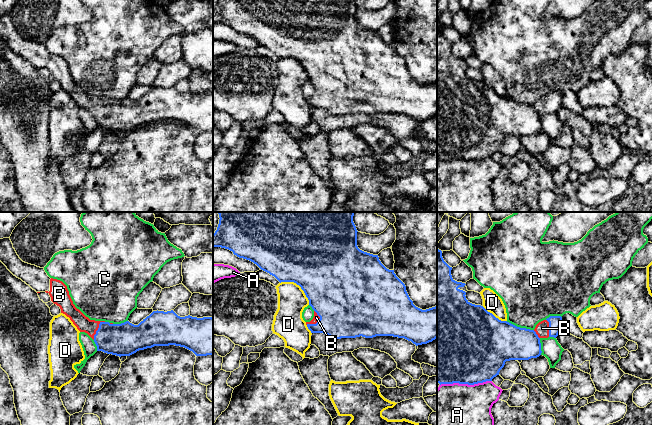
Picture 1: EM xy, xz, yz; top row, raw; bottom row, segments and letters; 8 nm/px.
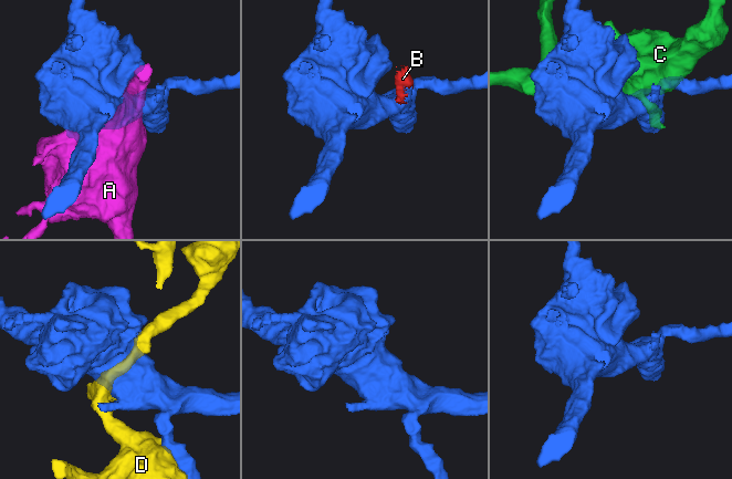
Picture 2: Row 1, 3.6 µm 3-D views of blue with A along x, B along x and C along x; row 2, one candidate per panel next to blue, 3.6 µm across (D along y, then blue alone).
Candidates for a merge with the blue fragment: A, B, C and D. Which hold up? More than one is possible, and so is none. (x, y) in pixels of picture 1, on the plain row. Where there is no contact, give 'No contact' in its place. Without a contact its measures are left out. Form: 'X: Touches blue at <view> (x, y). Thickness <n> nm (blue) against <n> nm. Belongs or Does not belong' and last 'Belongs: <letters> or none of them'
A: Touches blue at yz (465, 159). Thickness 500 nm (blue) against 480 nm. Does not belong
B: Touches blue at xz (317, 97). Thickness 440 nm (blue) against 50 nm. Belongs
C: Touches blue at yz (519, 103). Thickness 380 nm (blue) against 420 nm. Does not belong
D: Touches blue at xz (299, 61). Thickness 500 nm (blue) against 220 nm. Does not belong
Belongs: B

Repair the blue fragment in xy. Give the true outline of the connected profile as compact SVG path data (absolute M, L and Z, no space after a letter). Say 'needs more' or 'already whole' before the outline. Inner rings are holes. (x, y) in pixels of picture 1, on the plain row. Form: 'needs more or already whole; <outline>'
needs more; M10 14L0 15L0 37L17 54L29 61L37 69L46 68L51 77L60 83L61 89L65 90L80 108L87 109L95 118L97 127L116 132L130 132L139 126L154 122L175 121L192 127L196 132L213 131L213 94L197 94L190 91L178 92L171 87L153 87L138 101L129 97L121 100L113 100L105 97L90 96L75 83L69 71L67 62L60 56L50 54L44 44L23 38L17 31Z

